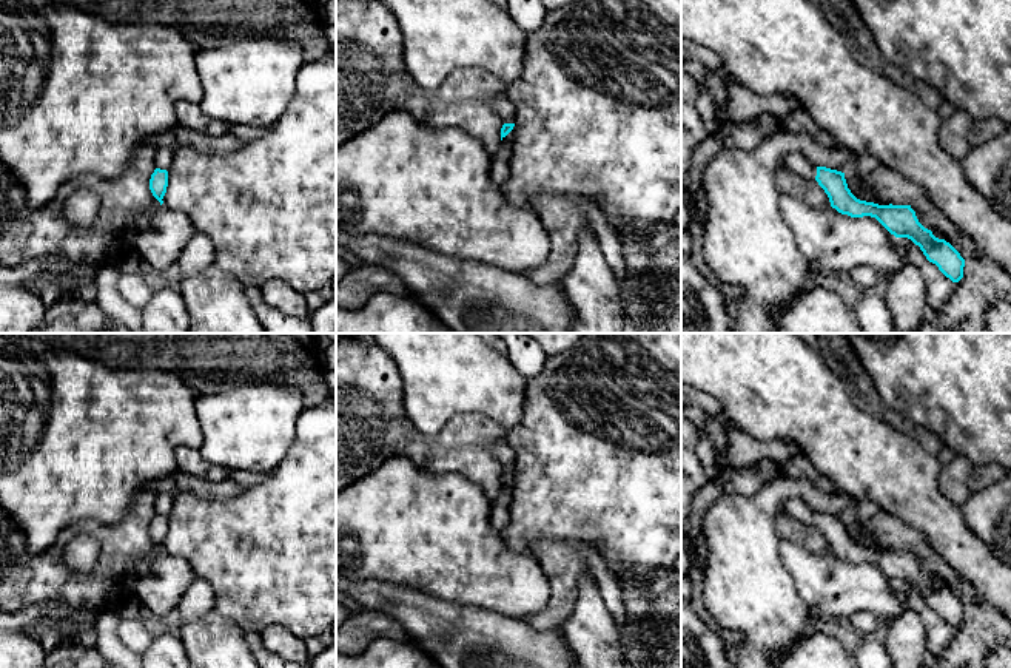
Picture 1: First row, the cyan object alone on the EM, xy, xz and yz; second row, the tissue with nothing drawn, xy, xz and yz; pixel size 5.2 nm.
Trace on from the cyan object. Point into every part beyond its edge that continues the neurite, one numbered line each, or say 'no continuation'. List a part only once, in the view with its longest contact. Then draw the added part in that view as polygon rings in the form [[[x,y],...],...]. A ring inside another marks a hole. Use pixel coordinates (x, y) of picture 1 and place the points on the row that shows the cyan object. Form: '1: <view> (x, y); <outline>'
1: yz (794, 161); [[[791,151],[783,156],[781,165],[800,176],[815,179],[817,170],[809,159],[800,151]]]

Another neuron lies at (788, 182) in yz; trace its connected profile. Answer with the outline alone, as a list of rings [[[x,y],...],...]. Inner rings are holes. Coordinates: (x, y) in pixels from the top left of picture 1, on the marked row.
[[[783,165],[775,171],[775,184],[780,194],[792,196],[818,210],[831,207],[828,194],[815,179],[800,176]]]

